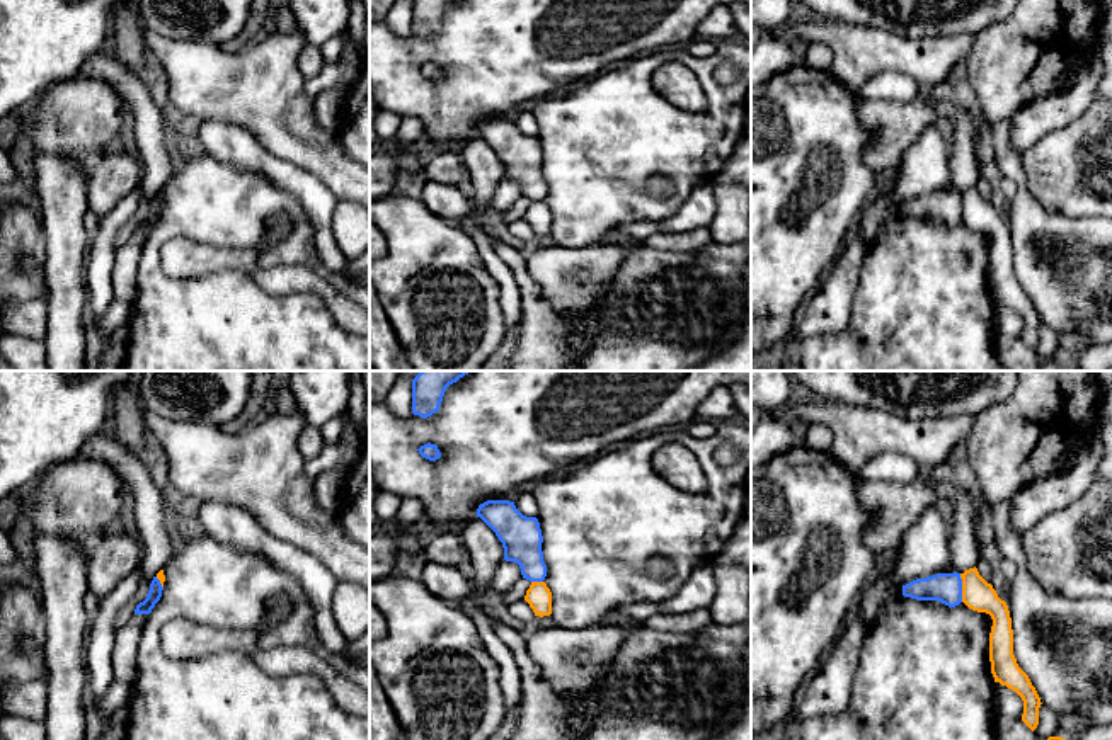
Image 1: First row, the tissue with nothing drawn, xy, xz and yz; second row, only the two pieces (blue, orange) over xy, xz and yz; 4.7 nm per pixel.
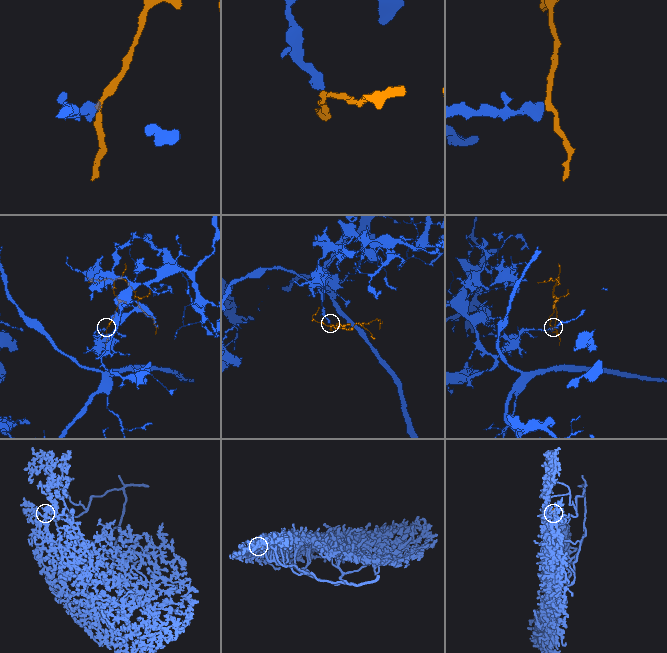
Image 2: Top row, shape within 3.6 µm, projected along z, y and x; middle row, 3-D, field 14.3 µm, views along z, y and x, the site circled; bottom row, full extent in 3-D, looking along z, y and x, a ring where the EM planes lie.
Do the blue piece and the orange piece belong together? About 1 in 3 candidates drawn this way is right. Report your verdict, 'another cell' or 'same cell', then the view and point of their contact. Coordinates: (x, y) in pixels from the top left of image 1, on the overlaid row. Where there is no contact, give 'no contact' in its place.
another cell; meets blue in yz at (961, 587)

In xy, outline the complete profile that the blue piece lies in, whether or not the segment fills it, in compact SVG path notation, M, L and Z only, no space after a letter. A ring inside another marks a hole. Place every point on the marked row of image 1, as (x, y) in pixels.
M153 577L146 599L136 606L135 614L150 614L155 604L160 601L162 590L163 587L160 580Z

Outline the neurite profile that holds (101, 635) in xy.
M138 565L107 597L100 599L97 614L92 618L85 641L85 667L95 697L100 697L112 686L112 646L116 641L114 619L135 595L141 582Z

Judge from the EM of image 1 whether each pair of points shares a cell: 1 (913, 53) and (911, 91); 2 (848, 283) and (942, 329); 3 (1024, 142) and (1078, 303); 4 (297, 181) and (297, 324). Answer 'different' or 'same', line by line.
1: different
2: different
3: different
4: different

